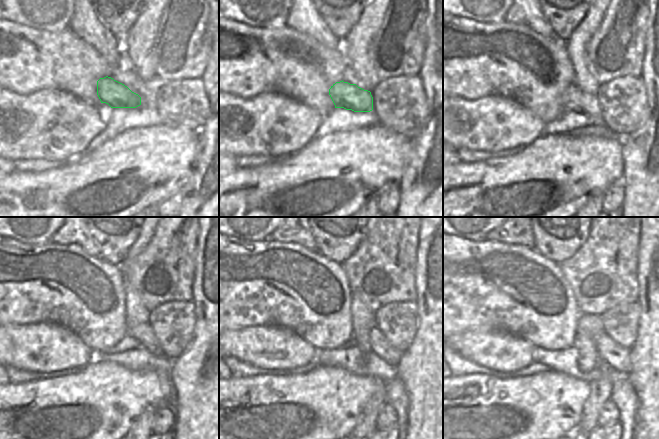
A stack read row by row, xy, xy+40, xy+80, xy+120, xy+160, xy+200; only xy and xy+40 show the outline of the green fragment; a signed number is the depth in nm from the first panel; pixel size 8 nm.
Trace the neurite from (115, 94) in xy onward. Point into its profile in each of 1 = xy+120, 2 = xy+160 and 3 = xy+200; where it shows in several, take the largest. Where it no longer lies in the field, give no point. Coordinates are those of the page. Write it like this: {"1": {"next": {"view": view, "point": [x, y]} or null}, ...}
{"1": {"next": {"view": "xy+120", "point": [143, 333]}}, "2": {"next": {"view": "xy+160", "point": [379, 345]}}, "3": {"next": {"view": "xy+200", "point": [617, 357]}}}

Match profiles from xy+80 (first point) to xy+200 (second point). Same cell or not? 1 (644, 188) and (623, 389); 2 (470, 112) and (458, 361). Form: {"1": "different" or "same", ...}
{"1": "different", "2": "different"}

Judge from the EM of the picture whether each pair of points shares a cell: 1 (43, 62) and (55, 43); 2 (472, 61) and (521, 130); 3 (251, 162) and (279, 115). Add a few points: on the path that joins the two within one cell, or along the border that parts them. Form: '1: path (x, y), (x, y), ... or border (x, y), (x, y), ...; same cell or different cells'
1: path (48, 57), (55, 48); same cell
2: border (474, 99), (503, 96), (519, 104); different cells
3: border (235, 155), (261, 154), (273, 157); different cells

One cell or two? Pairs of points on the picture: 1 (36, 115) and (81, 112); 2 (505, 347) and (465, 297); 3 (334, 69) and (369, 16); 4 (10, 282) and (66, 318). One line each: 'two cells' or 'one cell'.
1: one cell
2: two cells
3: two cells
4: one cell

